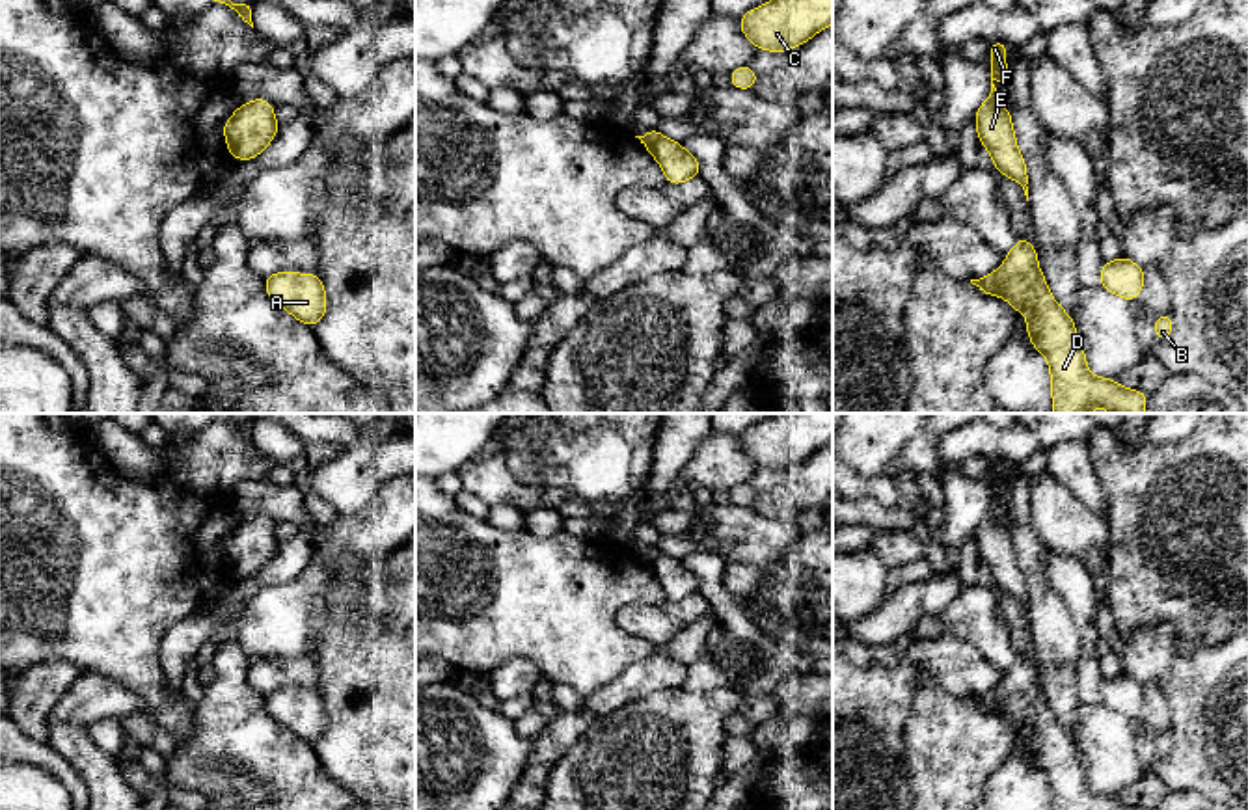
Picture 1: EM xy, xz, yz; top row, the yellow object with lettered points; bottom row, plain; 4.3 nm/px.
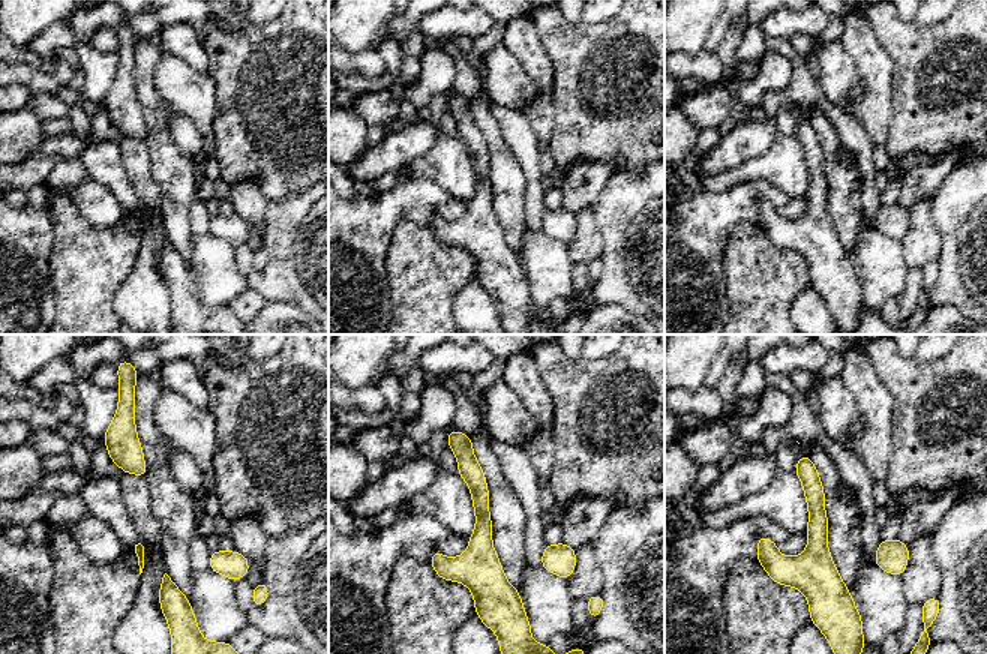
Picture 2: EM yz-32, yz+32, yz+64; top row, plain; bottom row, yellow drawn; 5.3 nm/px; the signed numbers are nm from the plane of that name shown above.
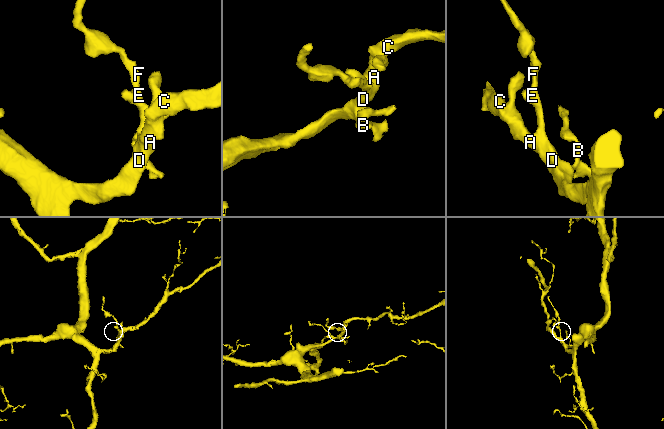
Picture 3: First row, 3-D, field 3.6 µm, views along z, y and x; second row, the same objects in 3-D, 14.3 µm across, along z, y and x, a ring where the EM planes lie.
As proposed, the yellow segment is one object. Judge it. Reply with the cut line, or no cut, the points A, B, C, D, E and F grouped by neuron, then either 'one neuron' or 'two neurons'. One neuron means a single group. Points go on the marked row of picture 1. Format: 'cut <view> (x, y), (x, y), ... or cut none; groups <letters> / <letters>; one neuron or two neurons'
cut none; groups A B C D E F; one neuron

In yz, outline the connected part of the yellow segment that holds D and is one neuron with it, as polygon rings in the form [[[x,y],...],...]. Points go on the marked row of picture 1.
[[[1017,238],[1002,268],[970,283],[983,294],[1006,298],[1015,313],[1026,311],[1024,326],[1032,346],[1051,367],[1054,413],[1090,413],[1093,406],[1110,413],[1144,413],[1146,393],[1121,387],[1112,378],[1095,378],[1088,371],[1073,317],[1052,298],[1038,251],[1026,238]]]

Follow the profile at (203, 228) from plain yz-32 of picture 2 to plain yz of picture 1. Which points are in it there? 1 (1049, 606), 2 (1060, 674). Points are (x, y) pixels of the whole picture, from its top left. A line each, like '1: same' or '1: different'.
1: different
2: different

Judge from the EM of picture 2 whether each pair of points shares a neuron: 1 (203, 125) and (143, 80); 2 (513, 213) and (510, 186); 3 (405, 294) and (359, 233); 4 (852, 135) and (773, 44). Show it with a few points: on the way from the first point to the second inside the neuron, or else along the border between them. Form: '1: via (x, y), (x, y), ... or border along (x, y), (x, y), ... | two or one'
1: border along (159, 56), (155, 65), (155, 89), (174, 111) | two
2: via (510, 207), (510, 192) | one
3: border along (393, 234), (386, 258), (392, 303) | two
4: via (830, 111), (803, 84), (798, 62) | one

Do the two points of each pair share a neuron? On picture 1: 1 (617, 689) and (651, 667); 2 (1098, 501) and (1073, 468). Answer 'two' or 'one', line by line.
1: one
2: one

